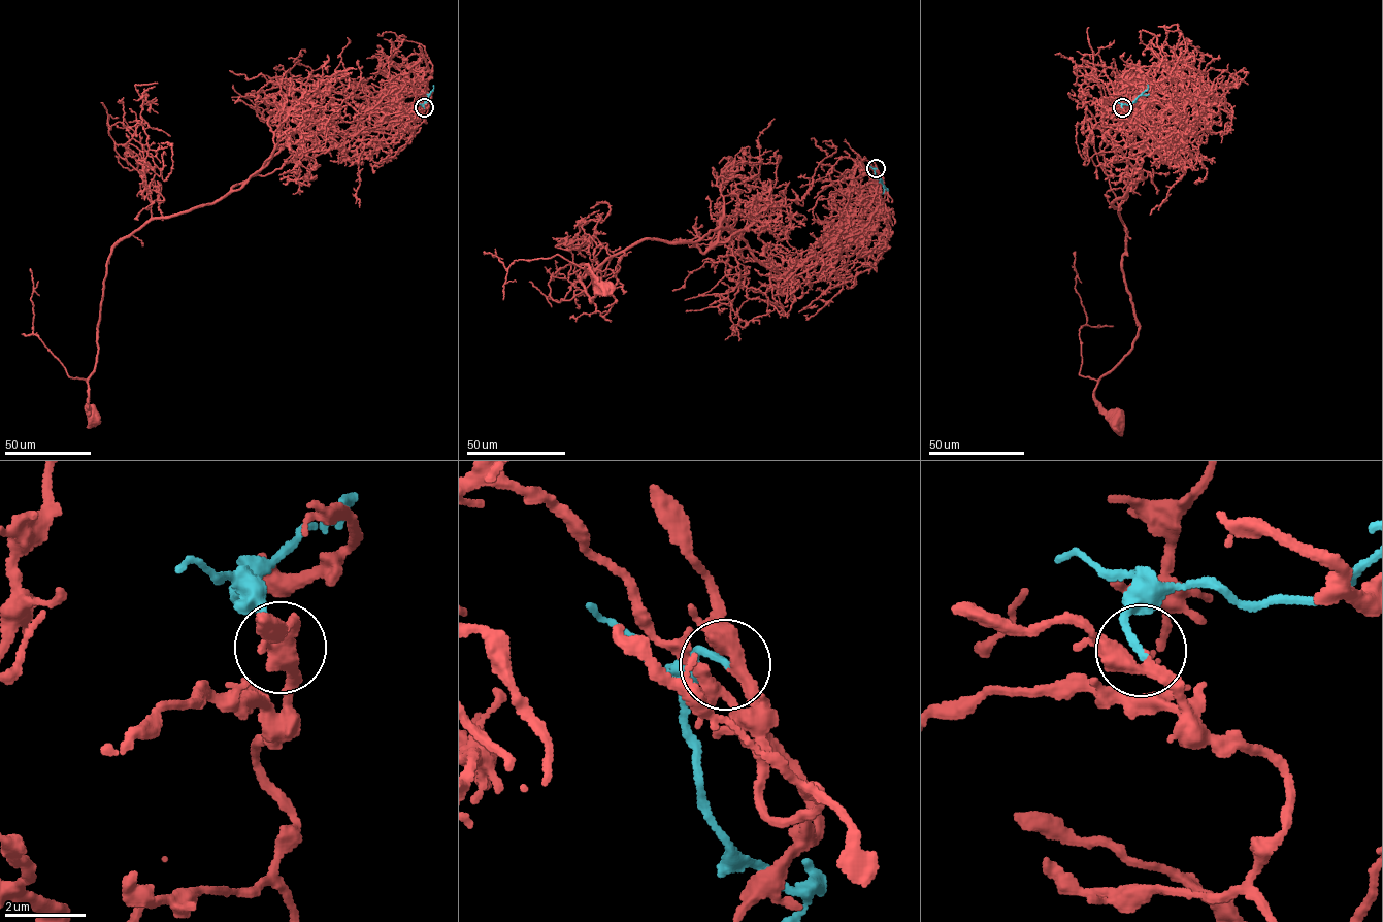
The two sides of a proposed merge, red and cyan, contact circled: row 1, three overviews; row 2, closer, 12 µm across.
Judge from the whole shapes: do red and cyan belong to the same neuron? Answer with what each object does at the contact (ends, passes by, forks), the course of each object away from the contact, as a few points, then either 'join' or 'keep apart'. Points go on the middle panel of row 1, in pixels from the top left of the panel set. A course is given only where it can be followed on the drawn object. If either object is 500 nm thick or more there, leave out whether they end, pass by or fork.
red passes by | cyan ends | red via (877, 168), (801, 264), (720, 228), (606, 258), (578, 277), (593, 301), (586, 265), (604, 289) | cyan via (877, 168), (875, 175), (887, 189) | join

